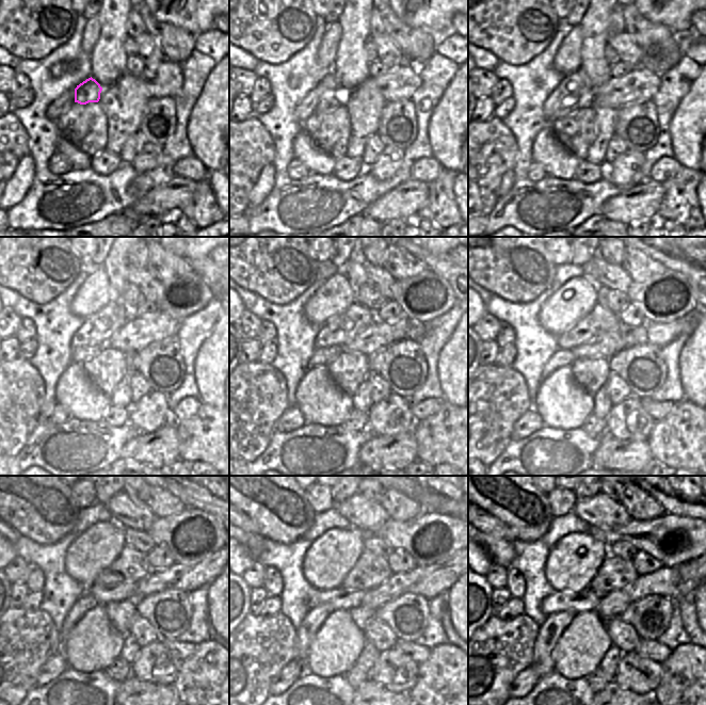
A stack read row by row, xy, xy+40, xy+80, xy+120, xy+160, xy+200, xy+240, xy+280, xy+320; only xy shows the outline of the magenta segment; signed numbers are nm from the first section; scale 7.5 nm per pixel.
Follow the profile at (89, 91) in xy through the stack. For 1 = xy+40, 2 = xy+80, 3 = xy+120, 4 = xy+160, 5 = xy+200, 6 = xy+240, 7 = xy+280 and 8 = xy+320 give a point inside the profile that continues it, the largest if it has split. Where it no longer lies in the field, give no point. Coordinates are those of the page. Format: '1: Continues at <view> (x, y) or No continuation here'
1: Continues at xy+40 (332, 98)
2: Continues at xy+80 (563, 112)
3: Continues at xy+120 (81, 354)
4: Continues at xy+160 (321, 355)
5: Continues at xy+200 (562, 357)
6: Continues at xy+240 (84, 603)
7: Continues at xy+280 (315, 618)
8: Continues at xy+320 (554, 625)

